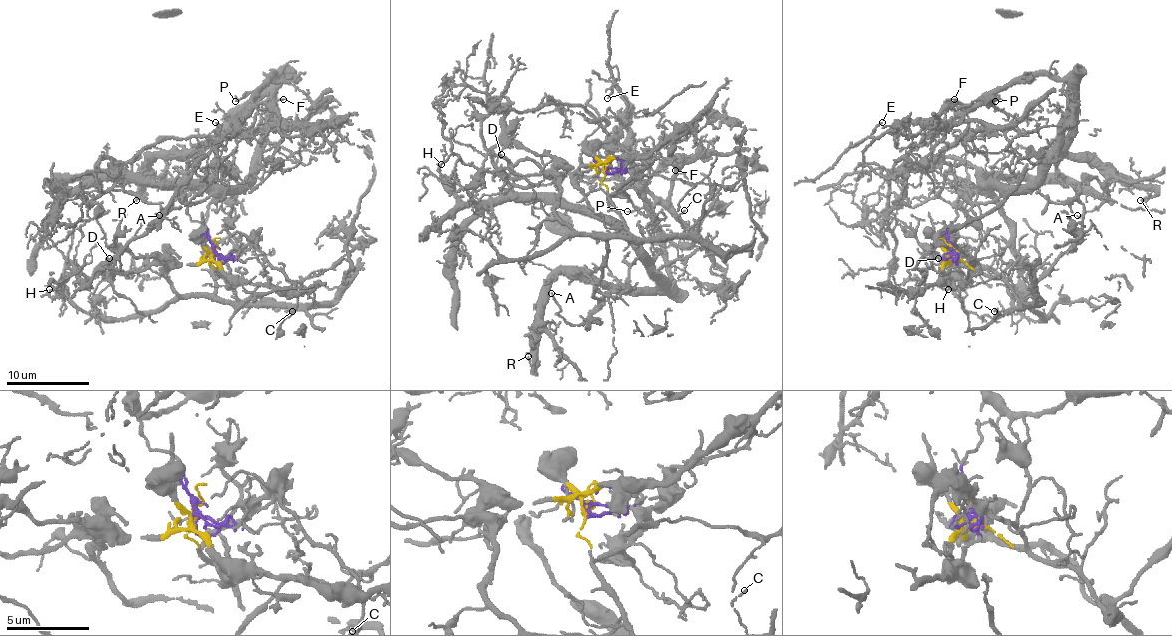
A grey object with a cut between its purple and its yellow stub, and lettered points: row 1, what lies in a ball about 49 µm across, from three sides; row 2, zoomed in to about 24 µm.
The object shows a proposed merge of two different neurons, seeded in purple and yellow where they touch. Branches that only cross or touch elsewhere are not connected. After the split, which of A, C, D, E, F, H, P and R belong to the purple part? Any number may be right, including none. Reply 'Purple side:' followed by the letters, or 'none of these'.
Purple side: E, F, P, R

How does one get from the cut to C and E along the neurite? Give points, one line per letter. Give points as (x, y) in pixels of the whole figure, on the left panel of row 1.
C: (214, 252), (210, 262), (232, 285), (235, 295), (243, 303), (284, 303), (292, 307), (286, 312), (292, 312)
E: (214, 252), (183, 198), (232, 194), (251, 175), (272, 74), (230, 136), (216, 122)

